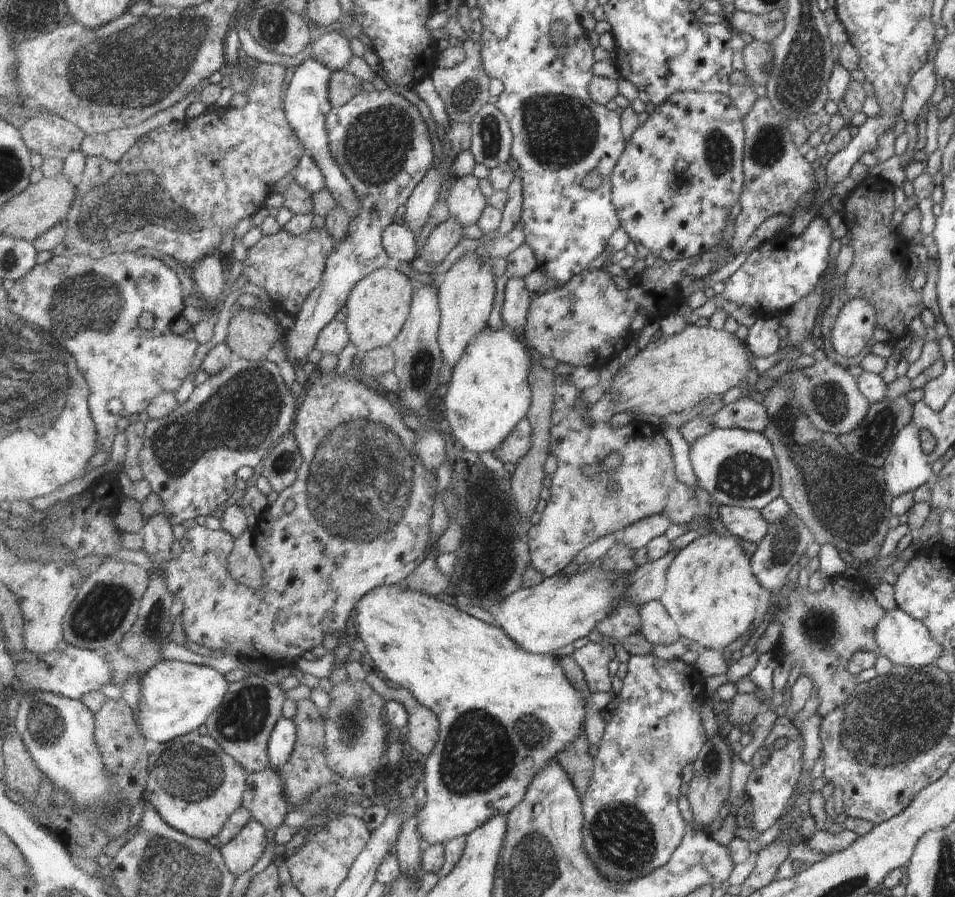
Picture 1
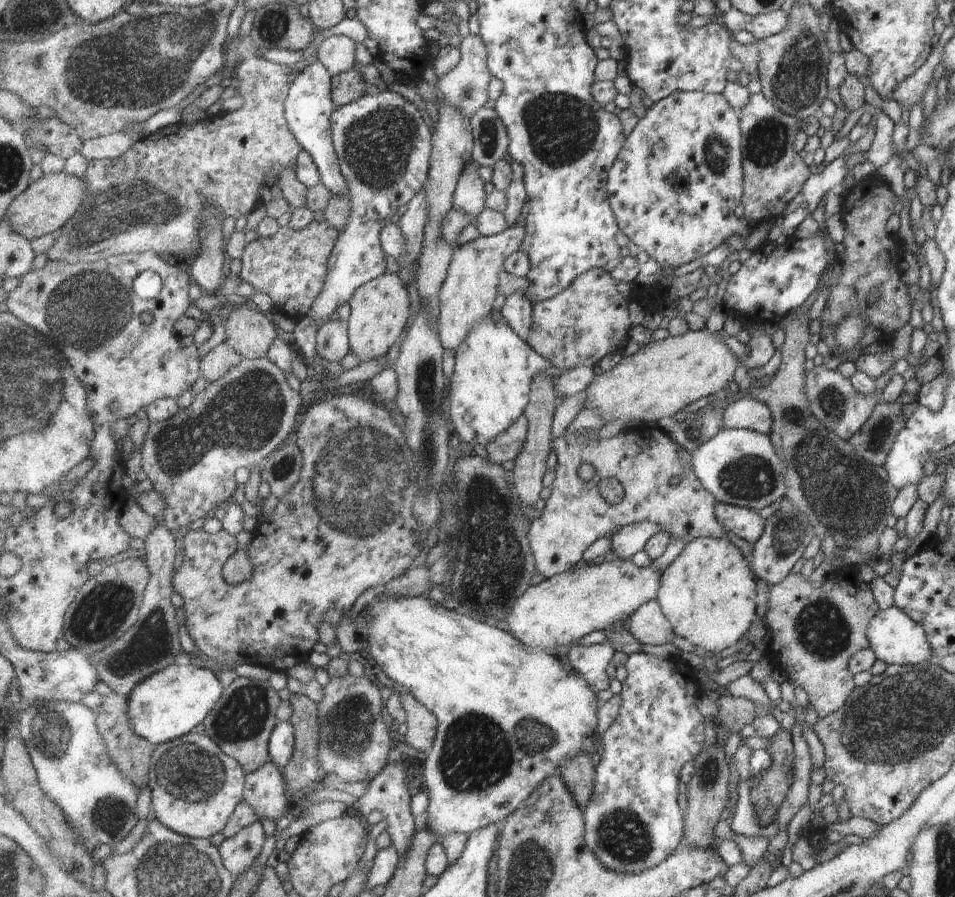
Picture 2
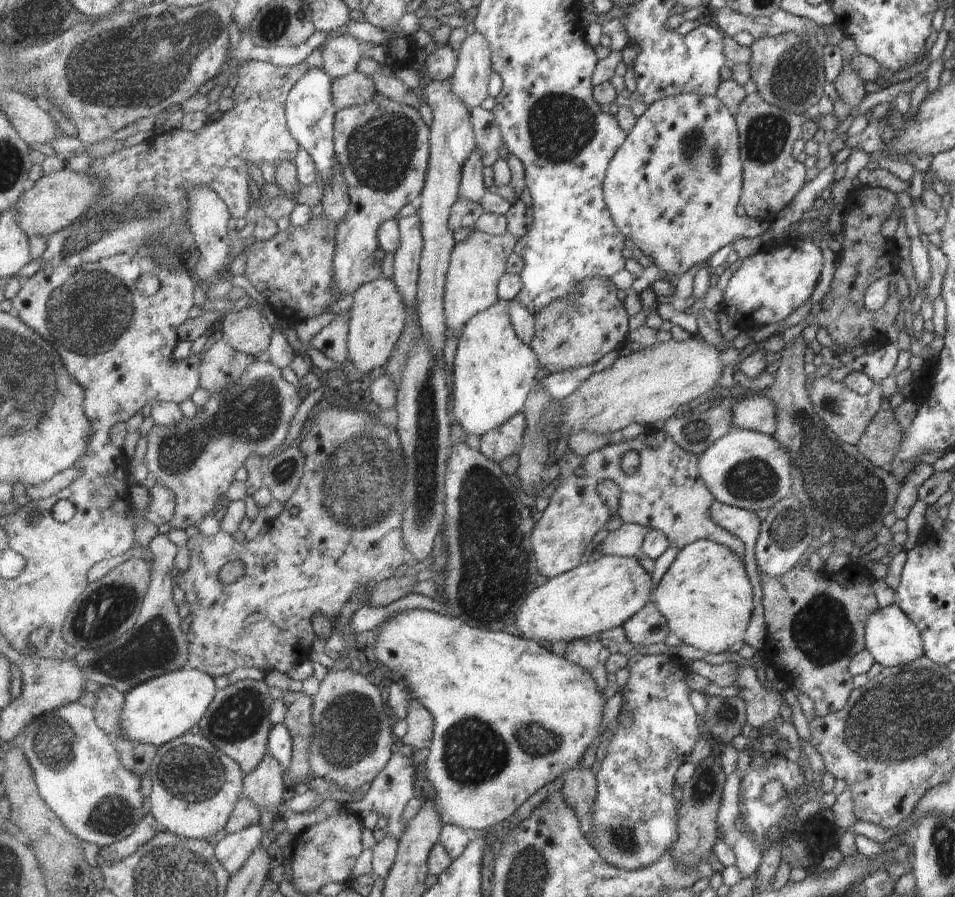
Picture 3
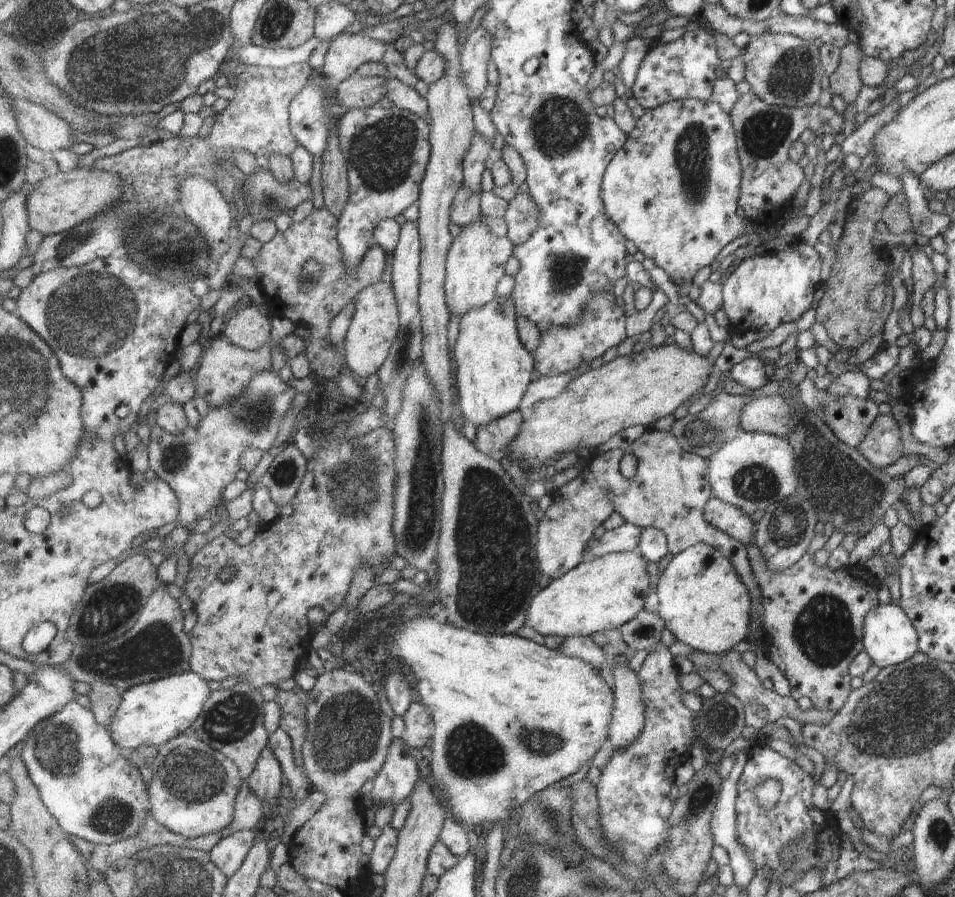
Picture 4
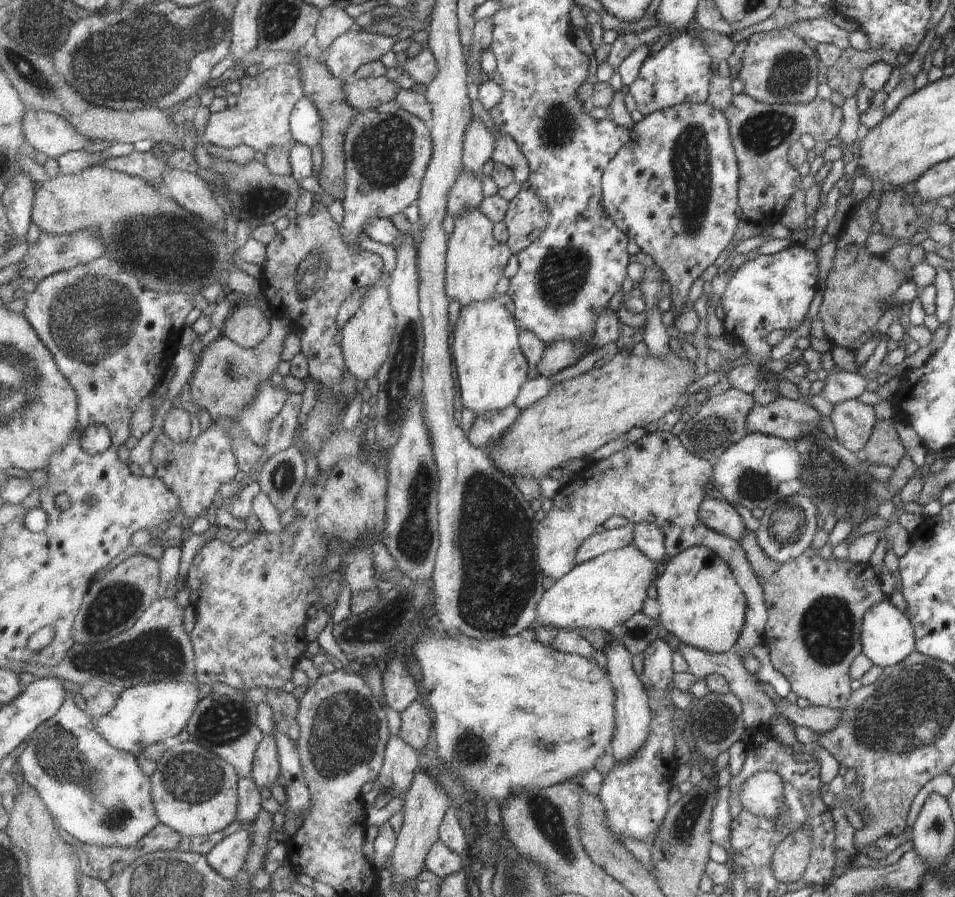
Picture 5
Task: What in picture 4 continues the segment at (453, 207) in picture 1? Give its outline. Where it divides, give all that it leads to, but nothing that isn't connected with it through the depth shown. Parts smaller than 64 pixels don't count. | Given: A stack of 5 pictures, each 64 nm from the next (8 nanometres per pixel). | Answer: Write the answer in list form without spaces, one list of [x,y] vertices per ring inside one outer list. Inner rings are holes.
[[[477,132],[473,138],[473,144],[465,156],[464,185],[479,196],[485,192],[482,182],[486,172],[485,164],[490,159],[493,150],[492,144],[485,142],[485,138]]]

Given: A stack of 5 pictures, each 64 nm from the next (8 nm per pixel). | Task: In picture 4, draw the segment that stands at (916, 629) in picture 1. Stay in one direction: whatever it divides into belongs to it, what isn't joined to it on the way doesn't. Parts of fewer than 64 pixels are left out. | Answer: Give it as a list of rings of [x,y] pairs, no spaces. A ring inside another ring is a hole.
[[[895,603],[881,605],[877,604],[875,608],[871,608],[865,614],[862,626],[862,652],[865,652],[872,664],[875,664],[879,669],[887,666],[897,665],[911,660],[918,652],[917,649],[917,634],[907,620],[901,608]]]

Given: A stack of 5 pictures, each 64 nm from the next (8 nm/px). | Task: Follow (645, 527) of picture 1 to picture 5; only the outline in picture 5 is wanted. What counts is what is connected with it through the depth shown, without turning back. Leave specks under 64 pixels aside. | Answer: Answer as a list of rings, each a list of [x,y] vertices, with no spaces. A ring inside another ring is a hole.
[[[631,524],[592,534],[584,543],[581,543],[580,550],[576,552],[576,564],[583,564],[606,552],[628,546],[634,546],[634,530]]]

